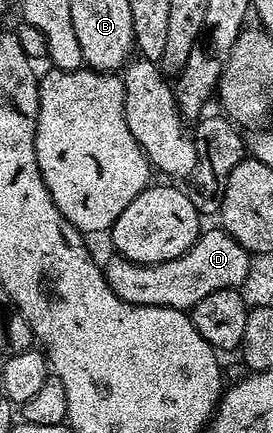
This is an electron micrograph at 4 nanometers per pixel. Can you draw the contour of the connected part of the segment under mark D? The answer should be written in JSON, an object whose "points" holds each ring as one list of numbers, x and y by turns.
{"points":[[215,228,204,229,199,239,189,248,189,252,173,260,157,264,137,264,130,262,128,258,111,256,102,269,109,288,121,300,129,304,164,306,187,312,201,300,205,300,205,296,213,296,213,292,242,287,249,276,252,259,252,255,241,248,241,244,233,240,233,236,229,236,221,228]]}

